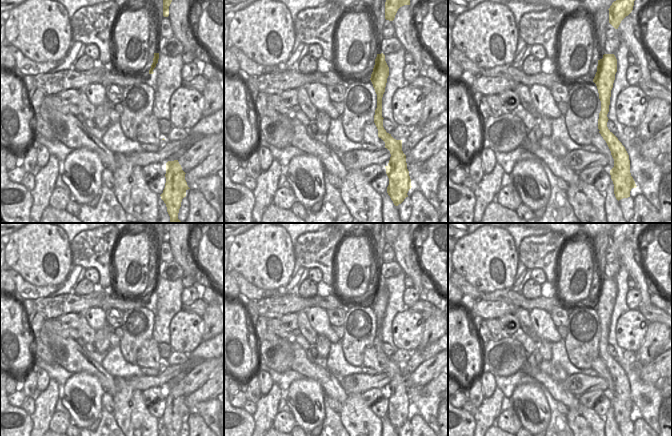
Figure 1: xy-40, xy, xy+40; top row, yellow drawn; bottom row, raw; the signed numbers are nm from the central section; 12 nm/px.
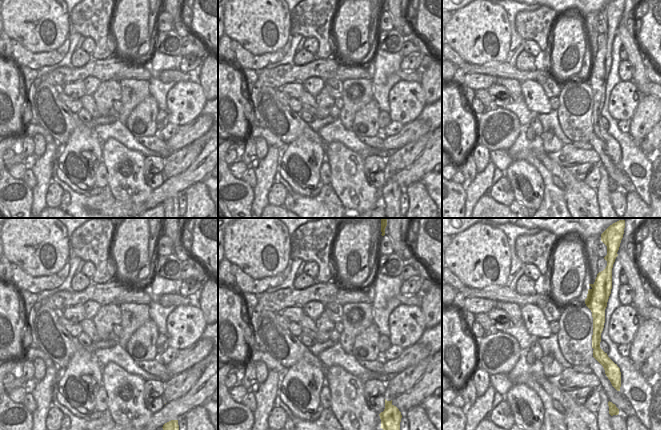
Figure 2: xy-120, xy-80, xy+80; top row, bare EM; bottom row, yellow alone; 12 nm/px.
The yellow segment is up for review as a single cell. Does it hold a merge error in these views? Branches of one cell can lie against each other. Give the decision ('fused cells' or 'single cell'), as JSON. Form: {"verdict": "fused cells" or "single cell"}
{"verdict": "single cell"}

